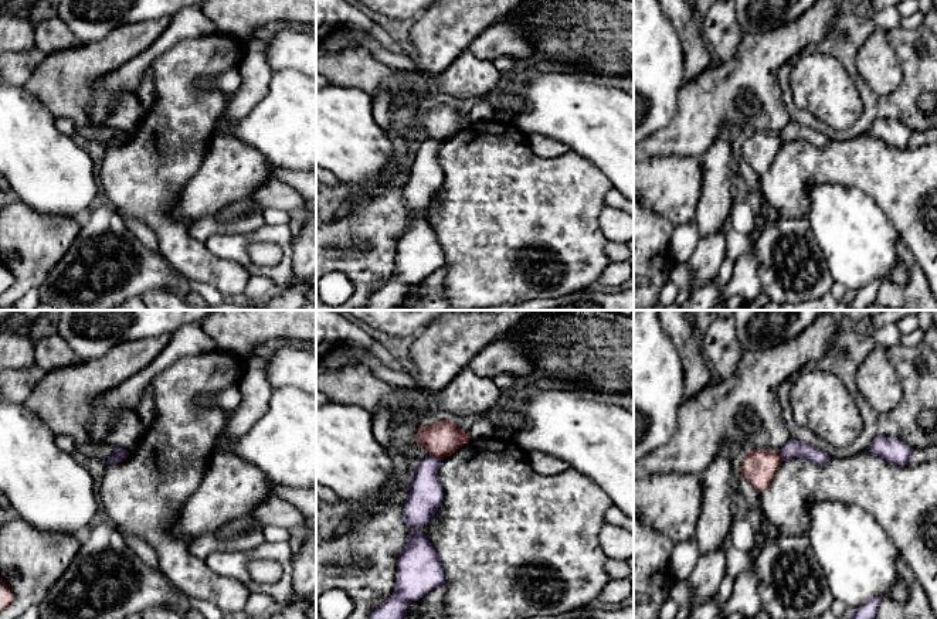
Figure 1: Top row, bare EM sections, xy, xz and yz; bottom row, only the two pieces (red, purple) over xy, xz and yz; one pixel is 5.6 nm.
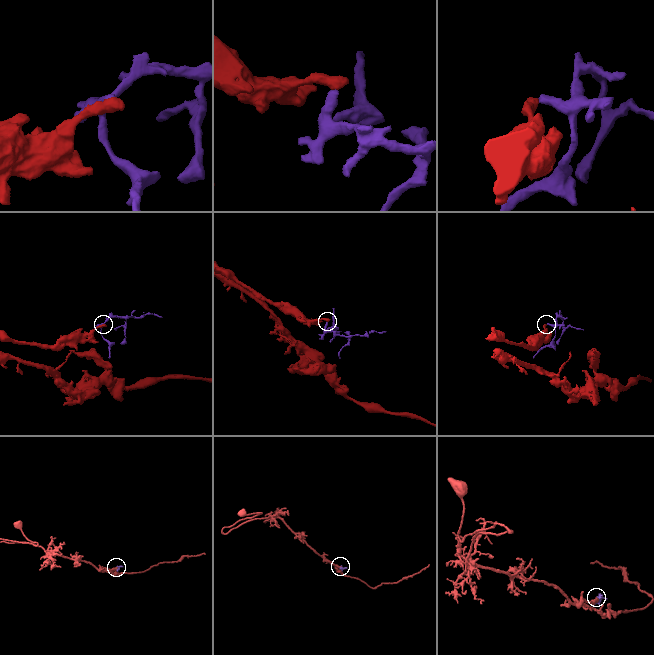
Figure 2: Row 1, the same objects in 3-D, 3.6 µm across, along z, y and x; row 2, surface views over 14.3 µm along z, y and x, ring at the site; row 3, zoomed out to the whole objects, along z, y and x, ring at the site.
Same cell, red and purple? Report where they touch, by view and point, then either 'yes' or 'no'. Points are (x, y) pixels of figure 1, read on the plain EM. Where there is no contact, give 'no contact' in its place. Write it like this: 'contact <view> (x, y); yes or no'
contact xz (435, 139); no

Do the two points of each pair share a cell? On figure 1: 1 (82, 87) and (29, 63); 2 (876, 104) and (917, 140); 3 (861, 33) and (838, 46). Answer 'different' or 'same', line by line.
1: different
2: different
3: same

